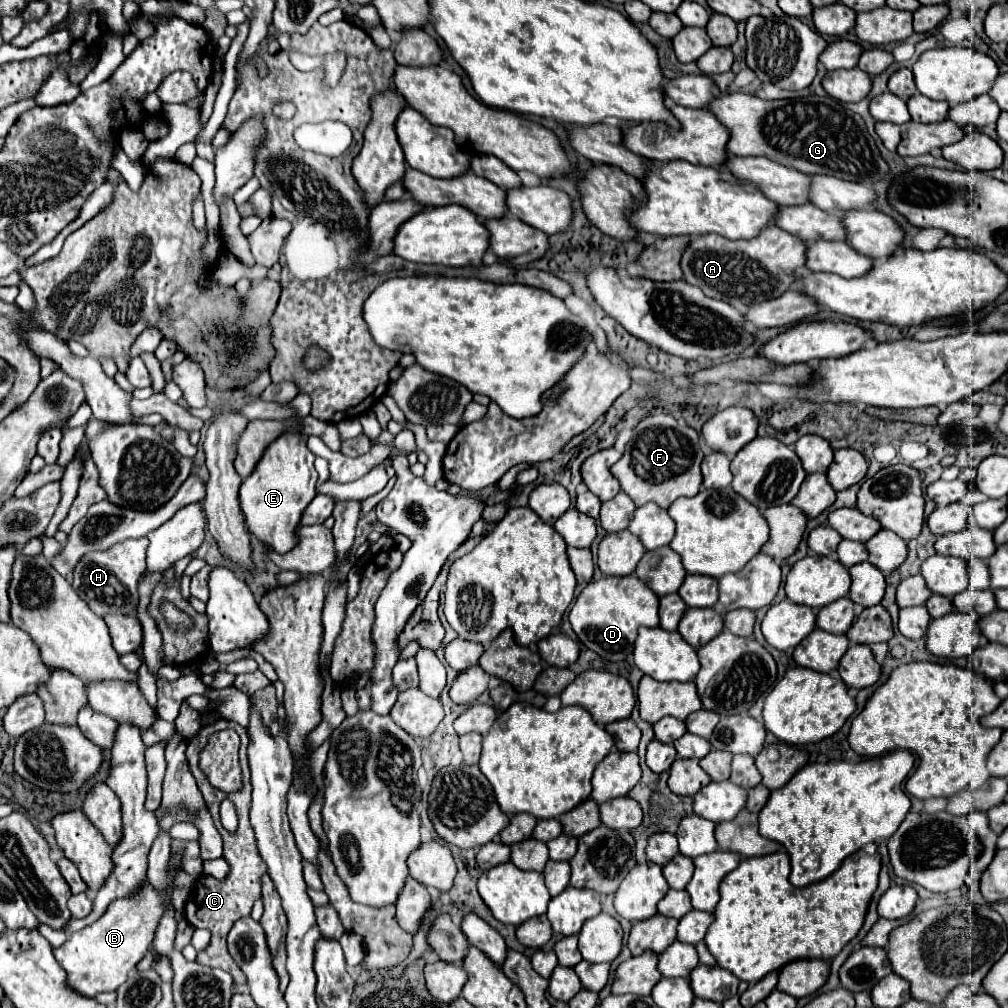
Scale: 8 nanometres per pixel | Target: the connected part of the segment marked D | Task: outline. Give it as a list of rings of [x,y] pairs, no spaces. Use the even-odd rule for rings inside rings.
[[[602,577],[600,581],[590,581],[584,591],[578,595],[574,607],[570,609],[570,625],[578,639],[598,653],[606,661],[624,661],[632,649],[638,635],[638,629],[644,627],[658,627],[658,595],[648,589],[638,577]]]

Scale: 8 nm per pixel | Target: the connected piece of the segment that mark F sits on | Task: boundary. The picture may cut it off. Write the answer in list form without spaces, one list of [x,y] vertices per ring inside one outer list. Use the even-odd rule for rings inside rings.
[[[650,415],[636,425],[622,459],[612,465],[612,475],[636,507],[654,501],[662,509],[668,509],[678,497],[694,497],[698,493],[702,485],[702,457],[700,437],[692,427],[682,427],[672,415]]]

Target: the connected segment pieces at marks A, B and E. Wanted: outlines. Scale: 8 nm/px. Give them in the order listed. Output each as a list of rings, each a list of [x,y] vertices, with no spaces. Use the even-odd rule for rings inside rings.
[[[774,225],[764,227],[754,239],[740,241],[726,239],[716,233],[704,233],[690,239],[686,251],[682,253],[680,267],[690,285],[700,287],[708,297],[726,301],[744,311],[750,303],[774,299],[788,291],[796,269],[806,263],[804,251],[806,243]]]
[[[146,885],[132,897],[112,901],[98,921],[72,933],[64,945],[54,949],[54,957],[66,971],[66,983],[70,983],[70,989],[76,989],[76,993],[90,999],[98,993],[116,991],[134,971],[136,963],[148,953],[162,913],[160,895],[152,885]]]
[[[292,417],[298,427],[288,427],[268,447],[254,473],[242,481],[240,487],[240,509],[246,519],[246,527],[254,533],[260,543],[270,545],[278,553],[286,553],[296,545],[294,529],[300,523],[300,515],[306,505],[316,497],[318,473],[314,469],[314,453],[306,445],[306,435],[300,429],[300,417]]]

